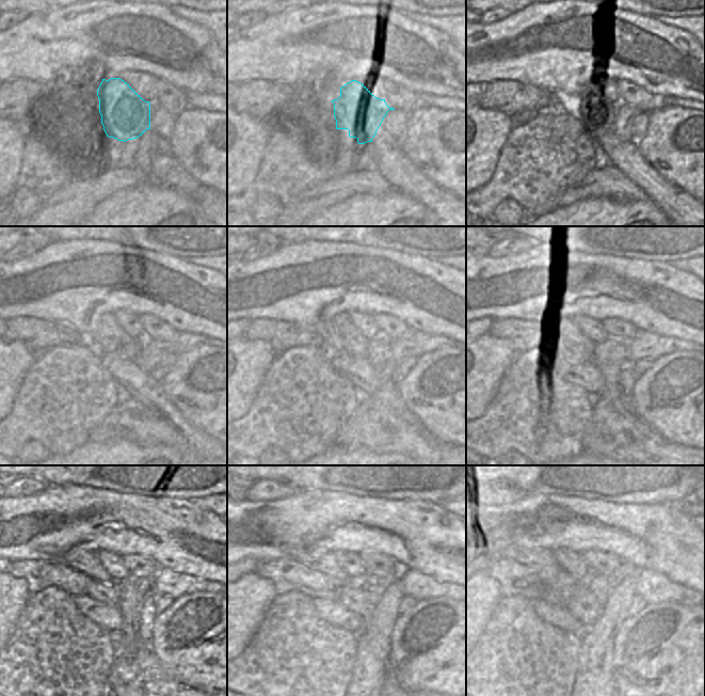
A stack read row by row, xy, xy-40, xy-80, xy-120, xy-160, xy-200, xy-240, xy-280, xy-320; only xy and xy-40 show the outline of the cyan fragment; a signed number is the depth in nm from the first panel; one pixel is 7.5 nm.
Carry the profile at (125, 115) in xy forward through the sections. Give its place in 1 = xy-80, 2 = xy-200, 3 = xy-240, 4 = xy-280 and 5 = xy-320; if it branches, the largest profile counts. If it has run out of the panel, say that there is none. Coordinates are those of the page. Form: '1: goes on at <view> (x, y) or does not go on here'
1: goes on at xy-80 (598, 112)
2: goes on at xy-200 (573, 342)
3: goes on at xy-240 (86, 563)
4: goes on at xy-280 (324, 562)
5: goes on at xy-320 (540, 556)

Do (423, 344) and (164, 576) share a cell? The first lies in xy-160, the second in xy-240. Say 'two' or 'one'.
one

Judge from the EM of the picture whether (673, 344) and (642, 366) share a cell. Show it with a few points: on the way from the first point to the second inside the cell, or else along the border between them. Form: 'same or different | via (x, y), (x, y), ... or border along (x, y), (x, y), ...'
different | border along (653, 359), (638, 359), (633, 364)

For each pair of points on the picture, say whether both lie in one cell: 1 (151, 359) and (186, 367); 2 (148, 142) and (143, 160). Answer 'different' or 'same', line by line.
1: different
2: same

